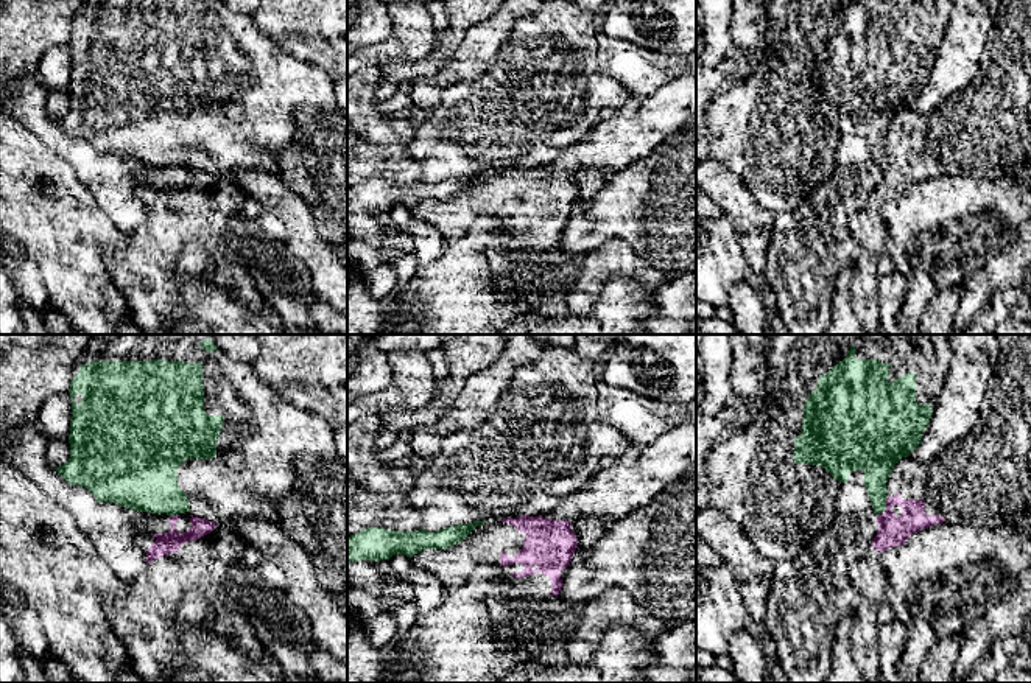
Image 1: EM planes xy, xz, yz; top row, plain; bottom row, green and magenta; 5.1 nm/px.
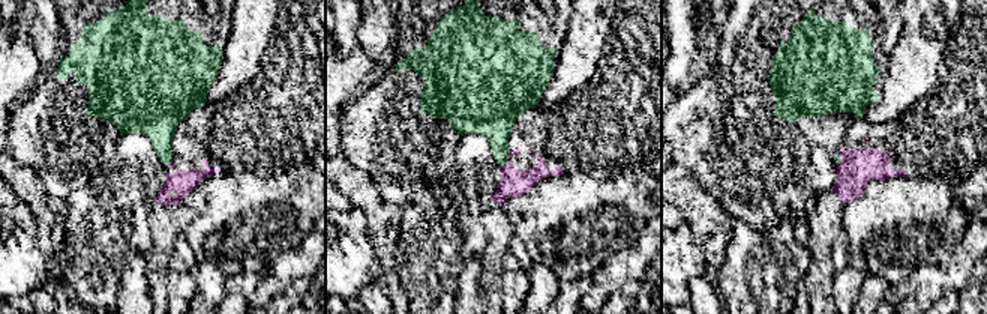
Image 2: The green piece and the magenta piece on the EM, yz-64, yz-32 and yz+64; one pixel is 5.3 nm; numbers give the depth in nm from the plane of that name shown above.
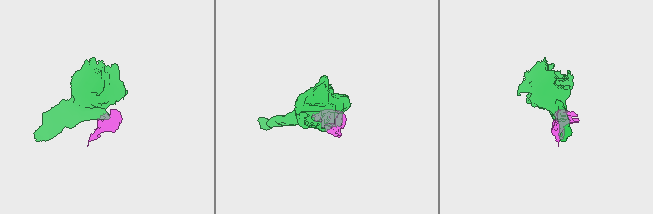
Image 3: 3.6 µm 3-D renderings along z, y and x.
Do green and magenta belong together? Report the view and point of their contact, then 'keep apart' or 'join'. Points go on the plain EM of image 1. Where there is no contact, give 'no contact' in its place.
meets green in yz at (885, 159); keep apart

